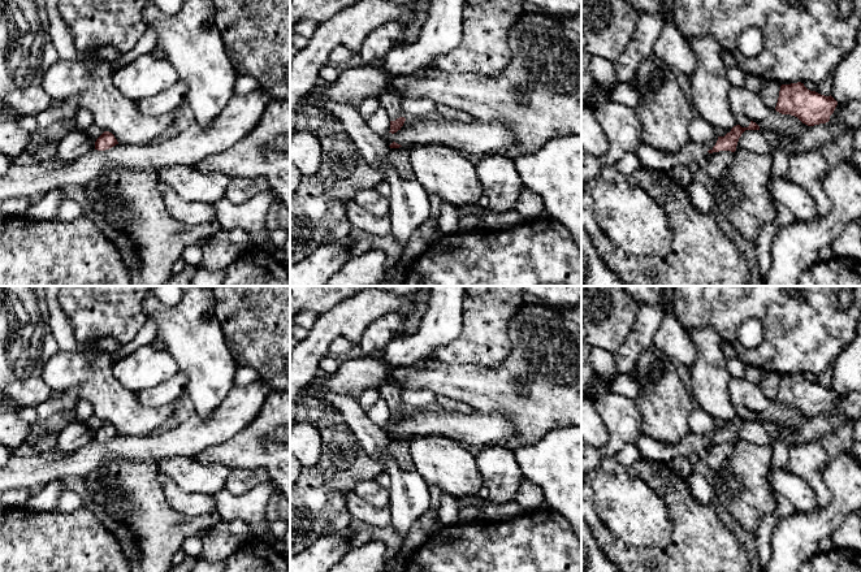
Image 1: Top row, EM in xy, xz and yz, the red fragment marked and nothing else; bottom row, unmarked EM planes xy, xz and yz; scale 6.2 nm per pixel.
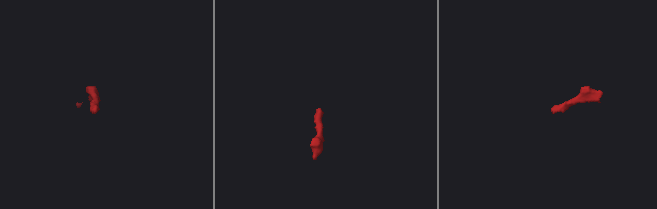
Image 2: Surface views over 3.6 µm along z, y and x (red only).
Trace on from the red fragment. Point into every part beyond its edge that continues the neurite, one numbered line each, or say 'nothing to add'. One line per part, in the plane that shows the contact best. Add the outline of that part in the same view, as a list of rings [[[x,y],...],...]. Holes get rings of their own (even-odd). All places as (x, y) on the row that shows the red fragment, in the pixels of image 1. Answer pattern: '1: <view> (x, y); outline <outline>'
1: xz (390, 102); outline [[[385,92],[378,98],[380,107],[384,108],[390,118],[395,121],[399,117],[404,117],[401,108],[401,99],[397,92]]]
2: yz (849, 113); outline [[[853,100],[845,104],[838,103],[830,120],[840,120],[848,129],[861,127],[861,100]]]

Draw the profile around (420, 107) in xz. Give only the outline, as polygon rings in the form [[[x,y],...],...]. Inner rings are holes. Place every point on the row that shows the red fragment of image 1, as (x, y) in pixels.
[[[428,98],[401,99],[401,108],[404,116],[432,117],[436,116],[437,103]]]

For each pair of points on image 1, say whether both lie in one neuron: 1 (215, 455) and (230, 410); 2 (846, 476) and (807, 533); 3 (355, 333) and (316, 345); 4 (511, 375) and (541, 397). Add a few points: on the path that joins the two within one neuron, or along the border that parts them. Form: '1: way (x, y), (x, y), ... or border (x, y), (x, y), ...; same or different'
1: border (245, 427), (229, 438), (208, 446), (191, 456); different
2: way (846, 490), (846, 497), (821, 521); same
3: way (346, 330), (331, 330), (325, 336); same
4: way (519, 381), (533, 389); same

